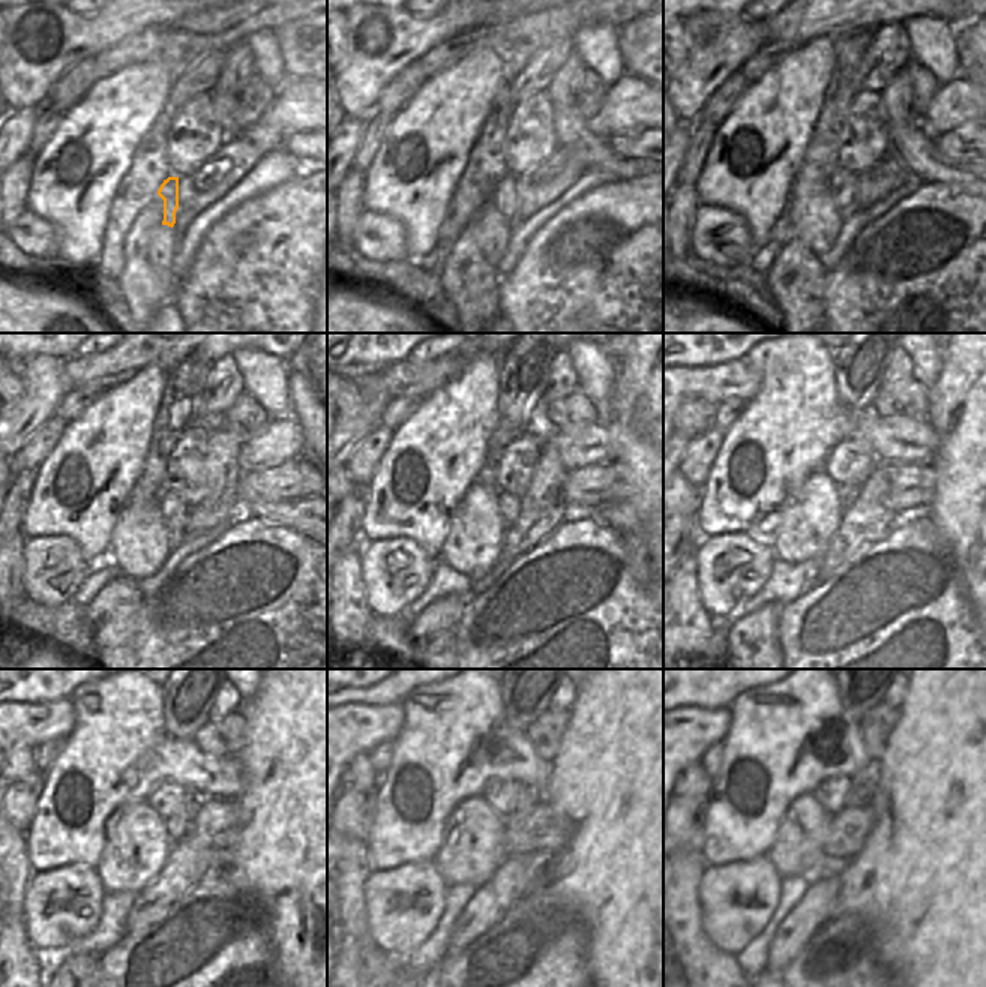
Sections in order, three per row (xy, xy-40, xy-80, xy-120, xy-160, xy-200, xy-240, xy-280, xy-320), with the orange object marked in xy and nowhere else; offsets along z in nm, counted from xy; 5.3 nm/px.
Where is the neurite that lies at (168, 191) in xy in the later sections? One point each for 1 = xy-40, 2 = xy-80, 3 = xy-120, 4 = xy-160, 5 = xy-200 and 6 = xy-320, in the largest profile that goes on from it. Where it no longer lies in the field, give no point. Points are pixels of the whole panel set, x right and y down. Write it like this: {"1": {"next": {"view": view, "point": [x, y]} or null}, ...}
{"1": {"next": {"view": "xy-40", "point": [505, 198]}}, "2": {"next": {"view": "xy-80", "point": [844, 183]}}, "3": {"next": {"view": "xy-120", "point": [174, 512]}}, "4": {"next": {"view": "xy-160", "point": [509, 504]}}, "5": {"next": {"view": "xy-200", "point": [847, 492]}}, "6": {"next": {"view": "xy-320", "point": [863, 782]}}}

